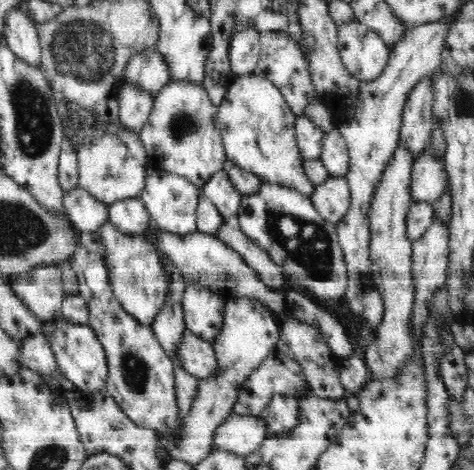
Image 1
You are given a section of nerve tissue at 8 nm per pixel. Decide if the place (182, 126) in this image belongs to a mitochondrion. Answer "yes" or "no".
yes

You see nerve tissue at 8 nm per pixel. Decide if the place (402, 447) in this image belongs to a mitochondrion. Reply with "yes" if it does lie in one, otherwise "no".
no

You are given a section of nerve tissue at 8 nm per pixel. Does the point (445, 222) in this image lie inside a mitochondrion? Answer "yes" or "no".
no

